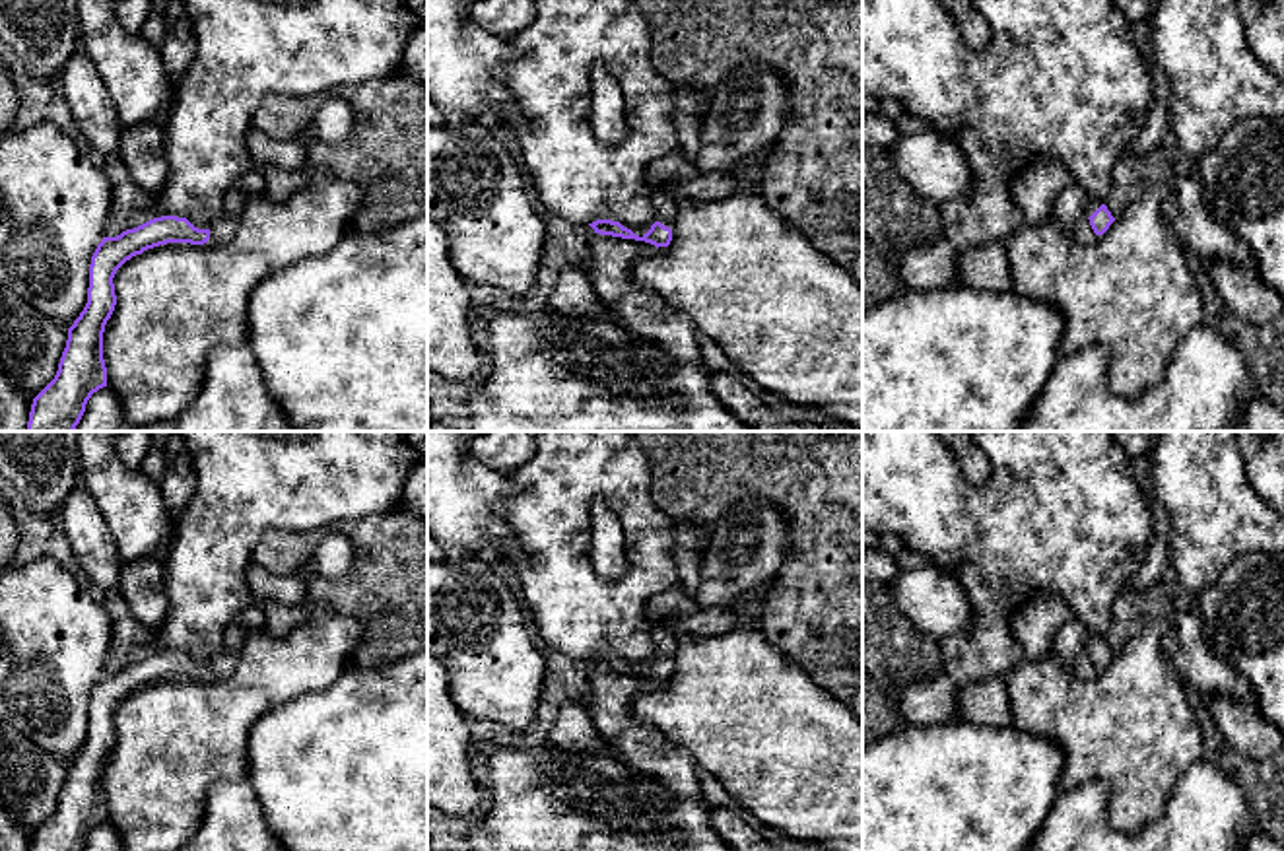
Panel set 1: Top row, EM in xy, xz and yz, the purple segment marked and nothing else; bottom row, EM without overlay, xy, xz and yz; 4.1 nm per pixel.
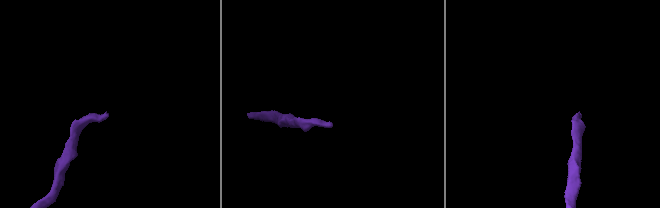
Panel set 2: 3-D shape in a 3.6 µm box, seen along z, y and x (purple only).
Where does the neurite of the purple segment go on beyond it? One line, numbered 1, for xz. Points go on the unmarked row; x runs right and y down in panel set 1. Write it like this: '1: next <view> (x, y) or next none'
1: next xz (663, 638)

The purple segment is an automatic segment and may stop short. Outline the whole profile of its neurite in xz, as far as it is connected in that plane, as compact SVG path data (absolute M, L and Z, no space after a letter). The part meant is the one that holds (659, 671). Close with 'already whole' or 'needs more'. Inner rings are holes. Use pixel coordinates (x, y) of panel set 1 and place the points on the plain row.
M662 620L653 626L653 641L657 645L659 655L651 661L651 664L643 672L635 670L631 664L612 655L596 655L589 661L594 664L594 668L600 670L645 676L655 680L657 684L668 682L672 676L674 651L676 651L676 641L668 622Z | needs more

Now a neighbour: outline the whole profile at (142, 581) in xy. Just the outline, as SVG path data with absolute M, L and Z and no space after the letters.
M153 554L122 562L118 595L138 622L157 630L167 614L165 558Z

